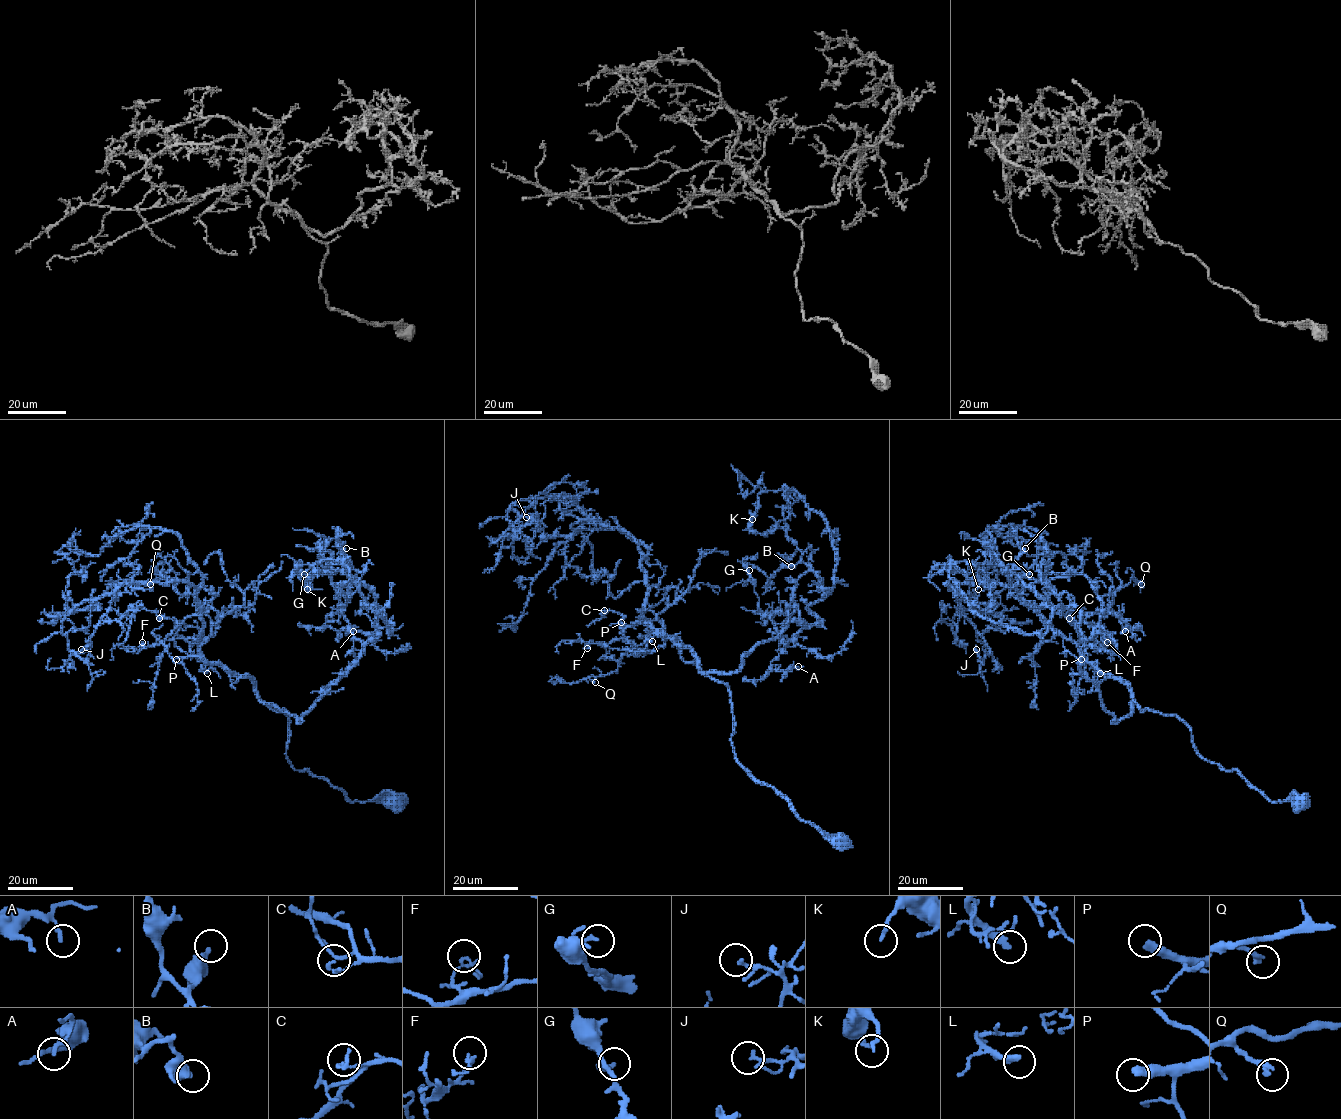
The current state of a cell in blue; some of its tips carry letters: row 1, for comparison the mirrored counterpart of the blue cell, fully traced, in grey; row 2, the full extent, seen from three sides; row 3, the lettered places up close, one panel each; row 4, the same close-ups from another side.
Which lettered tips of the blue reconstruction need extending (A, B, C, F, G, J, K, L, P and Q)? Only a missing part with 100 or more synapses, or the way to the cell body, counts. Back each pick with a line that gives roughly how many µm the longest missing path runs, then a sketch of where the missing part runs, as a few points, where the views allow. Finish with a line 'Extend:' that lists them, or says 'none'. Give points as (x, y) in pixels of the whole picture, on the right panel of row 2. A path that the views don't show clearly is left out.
P: 110 µm | (1081, 659), (1089, 662), (1126, 702), (1127, 718), (1121, 752), (1080, 798), (1085, 807)
Extend: P

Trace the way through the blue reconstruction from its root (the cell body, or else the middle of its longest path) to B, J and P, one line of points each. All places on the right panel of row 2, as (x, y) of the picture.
B: (1301, 802), (1205, 760), (1173, 715), (1133, 702), (1113, 723), (1081, 672), (1080, 611), (1007, 567), (1025, 548)
J: (1301, 802), (1271, 802), (1205, 760), (1185, 723), (1141, 710), (1015, 589), (953, 587), (990, 650), (976, 649)
P: (1301, 802), (1271, 802), (1236, 770), (1207, 761), (1185, 723), (1141, 710), (1127, 685), (1081, 659)

